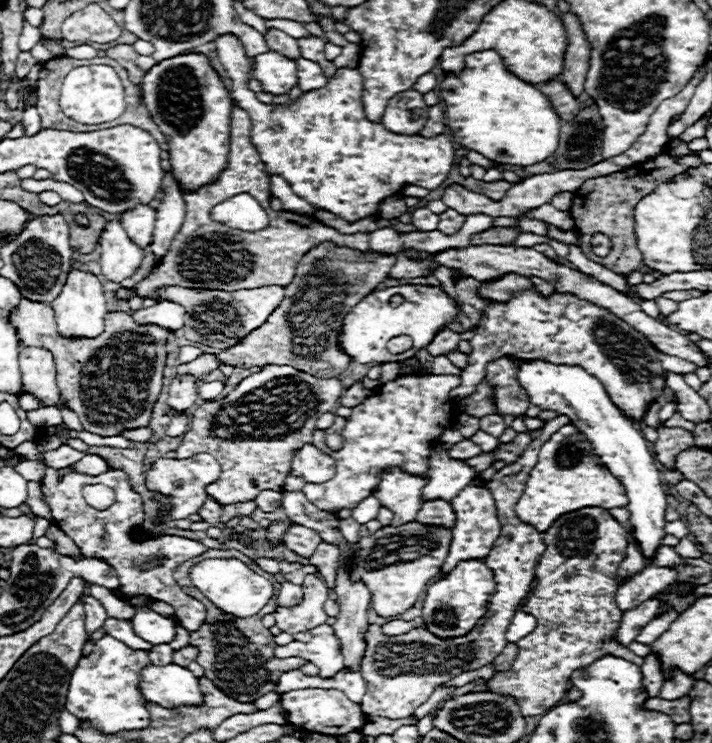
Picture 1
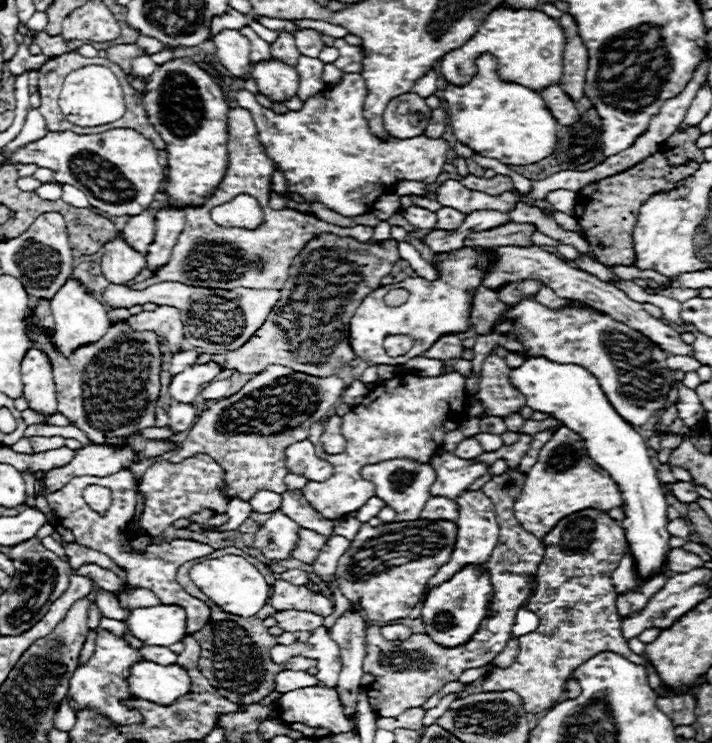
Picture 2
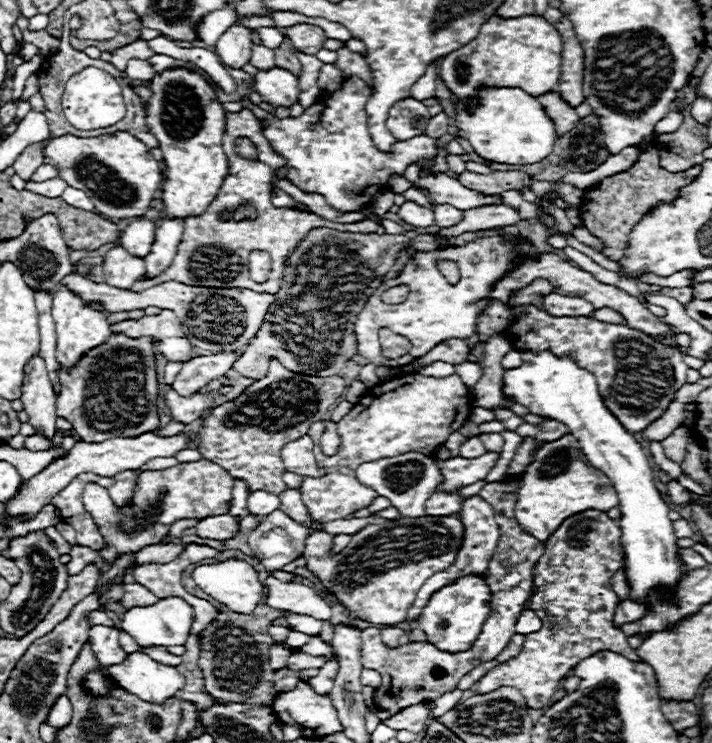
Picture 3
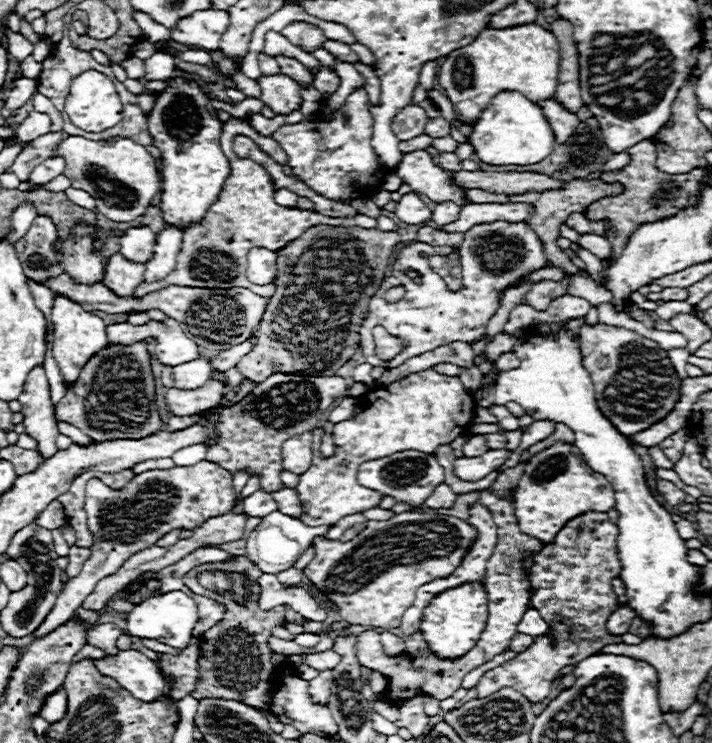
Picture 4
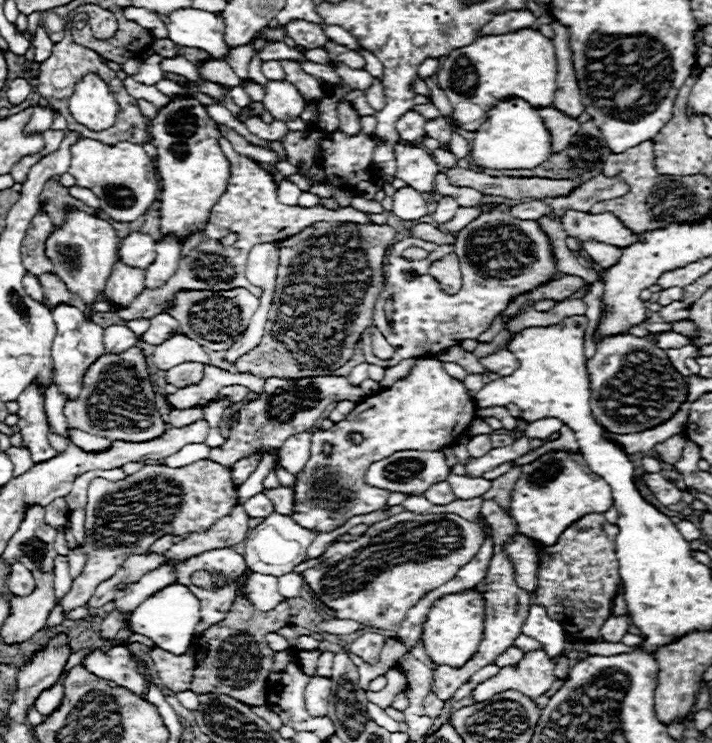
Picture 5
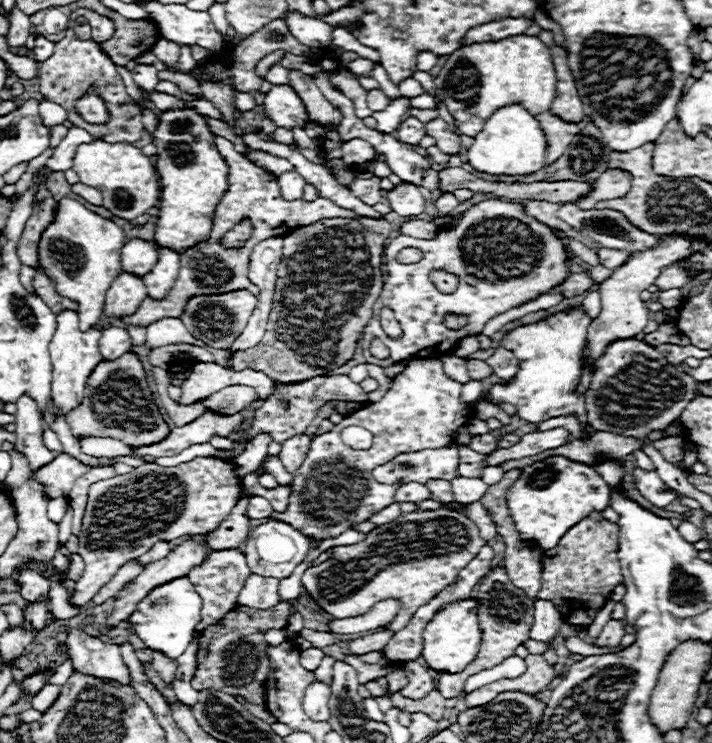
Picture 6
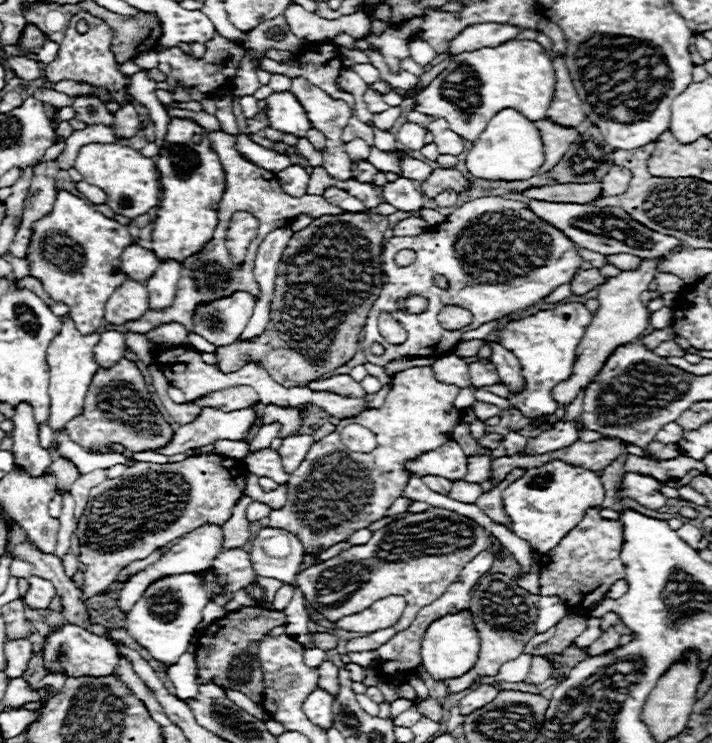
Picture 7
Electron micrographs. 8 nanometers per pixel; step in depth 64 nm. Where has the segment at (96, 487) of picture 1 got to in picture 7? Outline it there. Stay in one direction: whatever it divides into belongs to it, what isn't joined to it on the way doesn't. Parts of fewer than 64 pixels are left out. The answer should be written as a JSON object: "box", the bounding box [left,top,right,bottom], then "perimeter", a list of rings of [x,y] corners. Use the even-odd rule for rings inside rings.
{"box":[76,454,246,600],"perimeter":[[[202,454],[190,456],[188,460],[174,464],[152,464],[152,462],[136,462],[128,466],[128,470],[114,480],[104,480],[102,484],[90,490],[90,498],[84,514],[78,520],[76,536],[80,538],[80,562],[84,564],[84,600],[106,590],[122,568],[126,568],[134,560],[142,560],[150,556],[154,550],[166,546],[168,542],[184,536],[186,532],[206,524],[224,524],[234,504],[242,498],[246,486],[246,468],[240,470],[240,460],[226,458],[220,454]]]}

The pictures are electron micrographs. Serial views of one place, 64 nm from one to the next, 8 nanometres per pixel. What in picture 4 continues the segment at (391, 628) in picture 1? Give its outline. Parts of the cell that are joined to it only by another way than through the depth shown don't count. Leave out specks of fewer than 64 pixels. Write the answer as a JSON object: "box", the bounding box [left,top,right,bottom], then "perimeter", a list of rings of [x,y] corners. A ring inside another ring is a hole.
{"box":[384,632,406,656],"perimeter":[[[384,632],[384,652],[388,656],[398,656],[404,650],[406,650],[404,638],[400,638],[398,634],[392,634],[392,632]]]}

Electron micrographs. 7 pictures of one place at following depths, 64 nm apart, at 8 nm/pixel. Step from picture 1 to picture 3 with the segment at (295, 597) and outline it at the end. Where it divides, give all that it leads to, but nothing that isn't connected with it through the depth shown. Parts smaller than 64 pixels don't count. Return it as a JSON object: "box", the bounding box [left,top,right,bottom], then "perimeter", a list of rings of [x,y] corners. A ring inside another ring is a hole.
{"box":[264,576,331,619],"perimeter":[[[274,576],[264,580],[266,598],[264,604],[273,608],[294,613],[315,616],[316,619],[330,618],[331,607],[314,592],[303,584],[284,584]]]}

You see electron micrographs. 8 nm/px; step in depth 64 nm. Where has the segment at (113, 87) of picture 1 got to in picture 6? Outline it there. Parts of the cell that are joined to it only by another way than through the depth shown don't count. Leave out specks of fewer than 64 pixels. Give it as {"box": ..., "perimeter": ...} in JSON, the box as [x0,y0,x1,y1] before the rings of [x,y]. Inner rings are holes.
{"box":[76,94,108,122],"perimeter":[[[86,94],[82,100],[78,100],[76,110],[88,122],[106,122],[108,120],[106,106],[96,94]]]}

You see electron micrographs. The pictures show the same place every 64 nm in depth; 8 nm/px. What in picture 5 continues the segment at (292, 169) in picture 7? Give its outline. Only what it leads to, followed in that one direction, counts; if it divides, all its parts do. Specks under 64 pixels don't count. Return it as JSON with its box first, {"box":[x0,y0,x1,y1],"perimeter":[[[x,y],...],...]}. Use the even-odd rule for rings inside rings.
{"box":[278,180,300,204],"perimeter":[[[282,180],[280,188],[278,188],[278,200],[282,200],[284,204],[298,204],[298,196],[300,196],[300,188],[288,180]]]}

